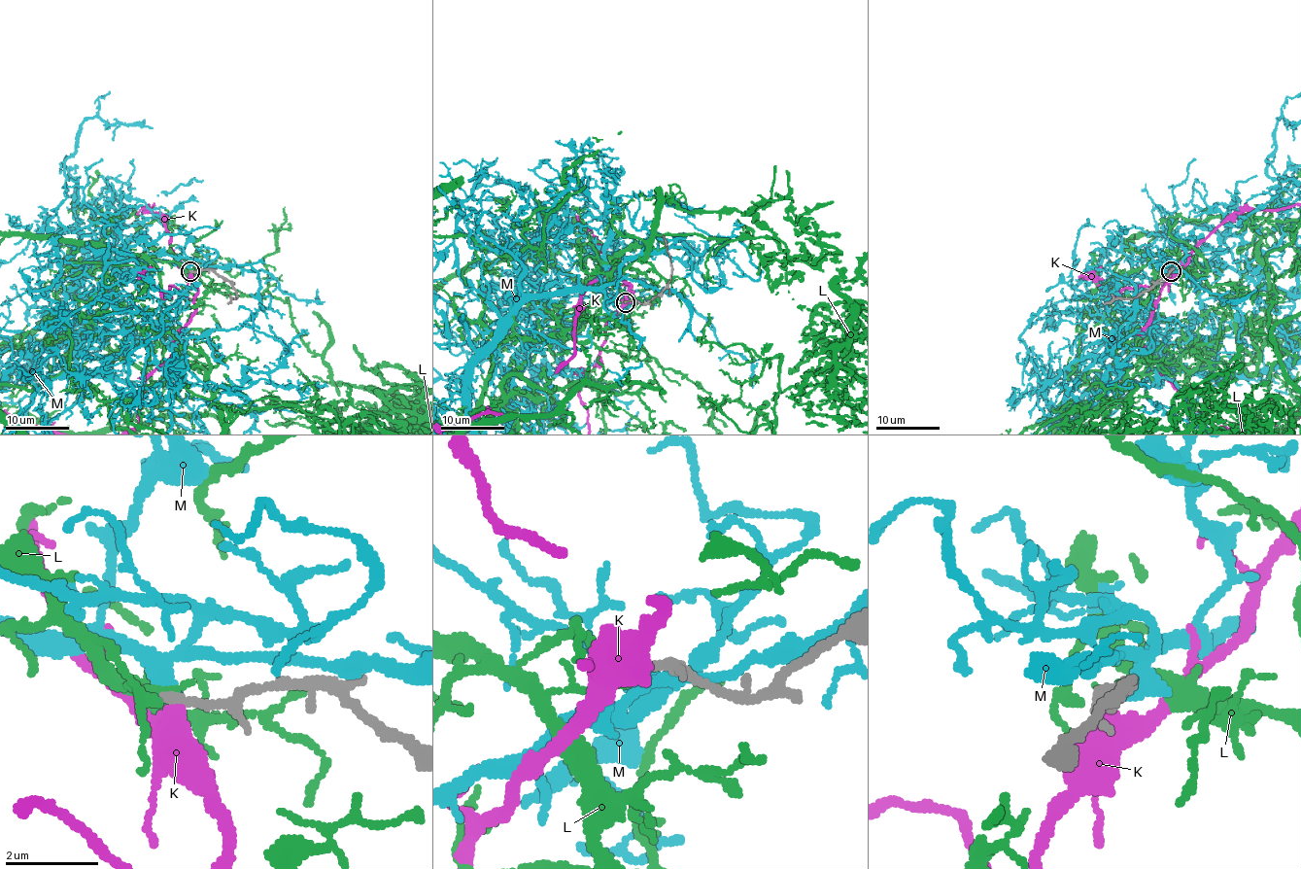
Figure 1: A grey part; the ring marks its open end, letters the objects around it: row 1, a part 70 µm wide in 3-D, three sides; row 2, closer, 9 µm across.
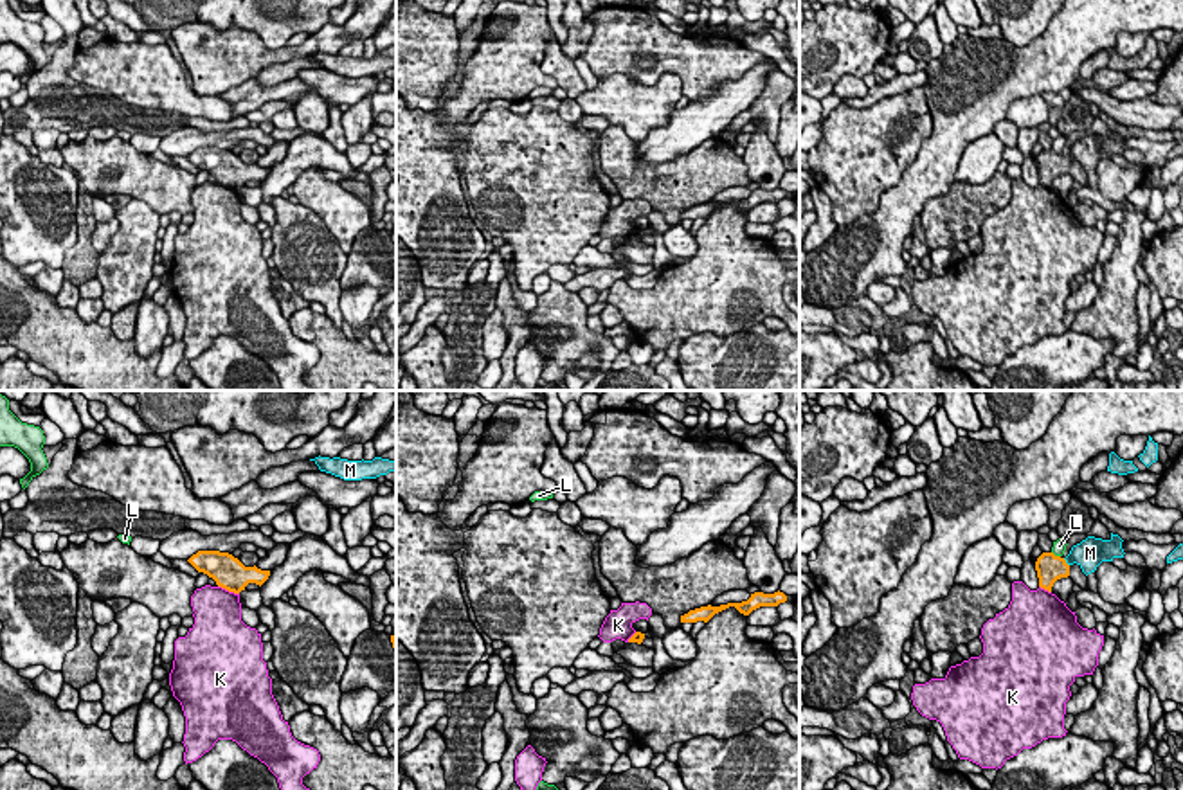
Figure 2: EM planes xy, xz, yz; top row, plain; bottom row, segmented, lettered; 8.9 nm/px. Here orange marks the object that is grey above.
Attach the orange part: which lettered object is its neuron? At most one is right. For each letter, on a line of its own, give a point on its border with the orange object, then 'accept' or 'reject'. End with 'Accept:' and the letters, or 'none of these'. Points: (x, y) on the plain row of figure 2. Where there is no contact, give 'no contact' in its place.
K: xy (229, 188) | reject
L: yz (1054, 152) | reject
M: yz (1065, 159) | accept
Accept: M

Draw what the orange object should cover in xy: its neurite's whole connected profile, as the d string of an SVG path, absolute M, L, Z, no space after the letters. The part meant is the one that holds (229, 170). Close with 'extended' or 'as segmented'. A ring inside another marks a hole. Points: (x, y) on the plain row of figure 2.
M198 148L187 157L198 169L207 171L218 184L239 191L248 180L263 182L270 167L245 164L238 155L220 148Z | as segmented

